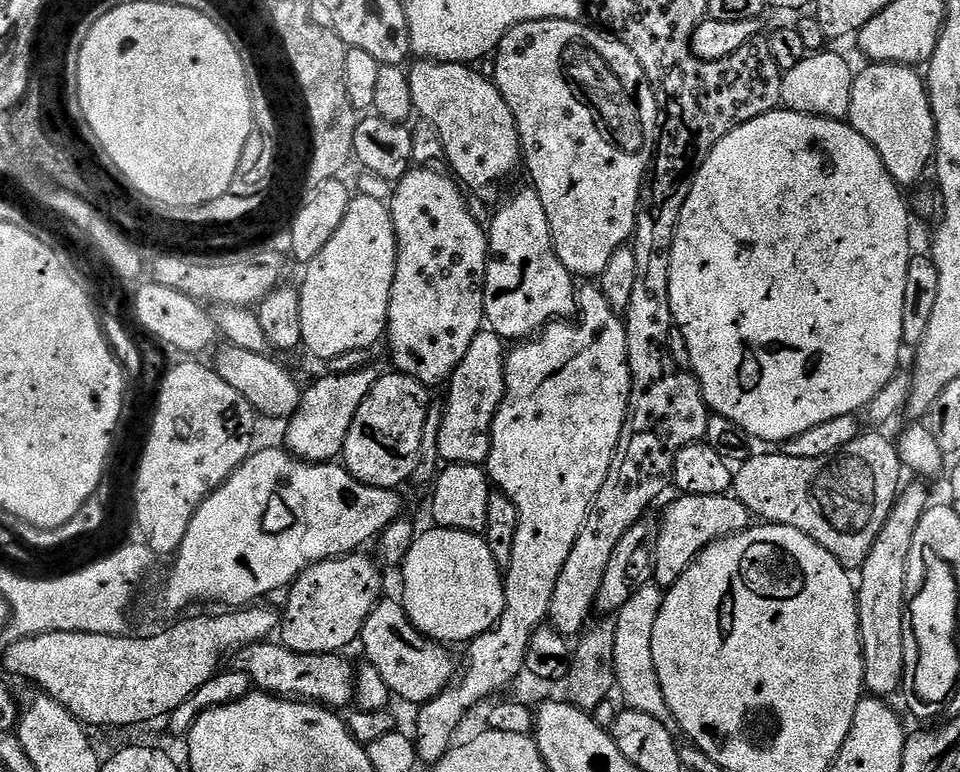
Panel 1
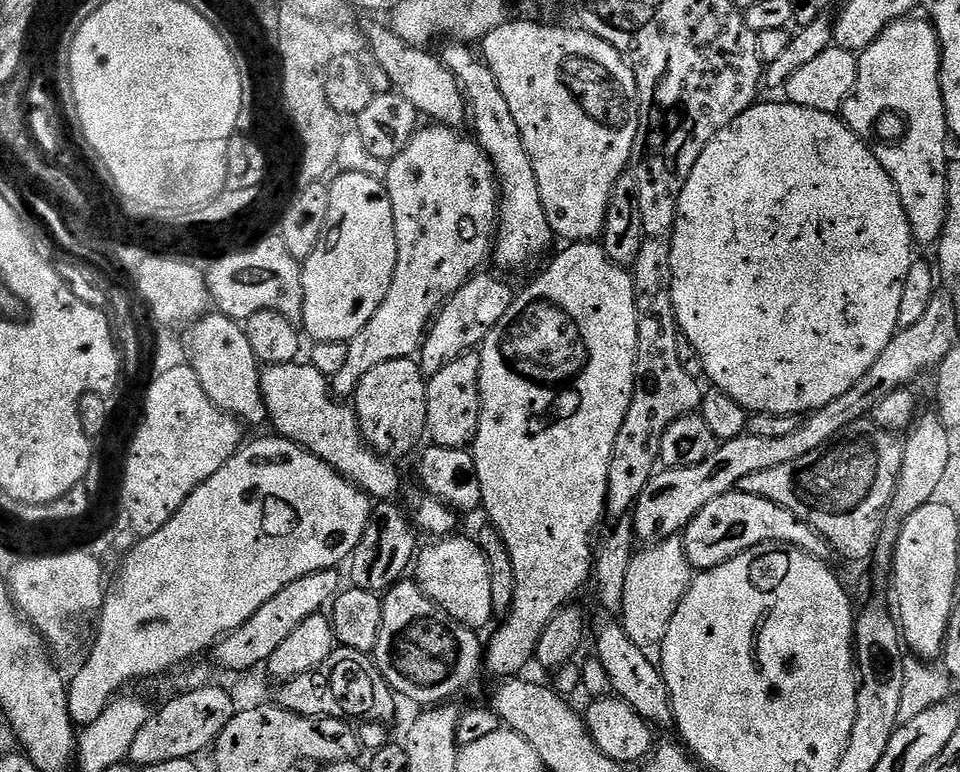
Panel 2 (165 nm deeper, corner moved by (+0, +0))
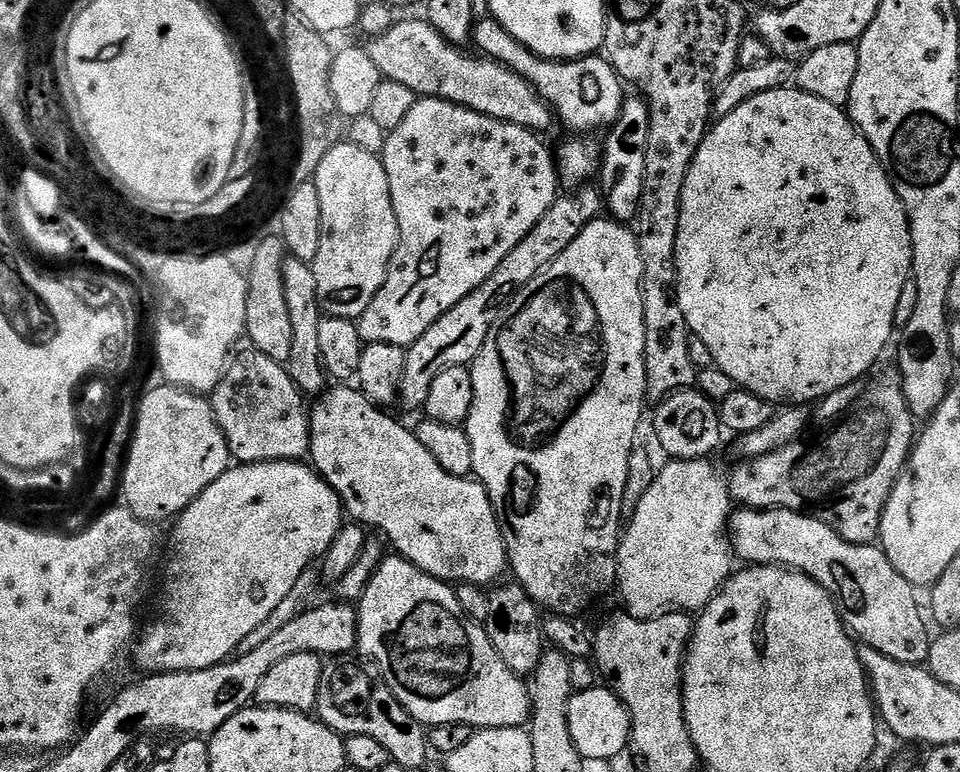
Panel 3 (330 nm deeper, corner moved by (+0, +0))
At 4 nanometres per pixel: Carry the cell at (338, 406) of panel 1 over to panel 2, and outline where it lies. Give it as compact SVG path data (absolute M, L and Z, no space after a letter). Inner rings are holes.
M435 122L427 126L429 128L417 130L410 146L406 146L406 150L402 150L402 154L387 165L386 187L390 206L394 210L394 230L398 242L396 269L390 290L386 290L386 298L382 298L382 306L378 306L374 318L358 330L354 339L348 341L346 367L330 378L332 391L340 398L355 397L362 378L366 378L374 366L415 357L436 313L444 307L444 301L477 275L483 269L480 267L484 259L487 256L489 259L494 252L500 218L500 186L488 153L471 135L463 136L463 131Z

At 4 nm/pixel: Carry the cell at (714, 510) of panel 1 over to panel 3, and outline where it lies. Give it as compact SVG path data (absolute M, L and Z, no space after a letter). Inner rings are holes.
M737 507L728 519L728 538L735 555L740 556L748 566L775 566L790 568L801 572L828 591L837 608L843 613L845 625L860 644L868 644L878 654L894 658L894 662L923 665L932 648L928 628L924 625L924 616L920 613L920 604L916 601L917 589L890 562L883 547L875 543L851 544L839 536L826 522L813 516L804 516L785 508L741 508Z

